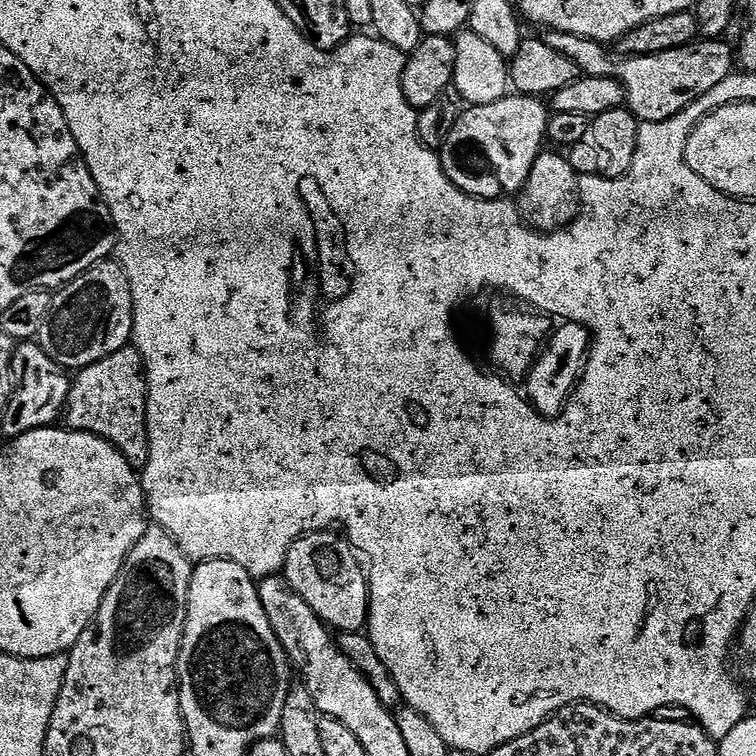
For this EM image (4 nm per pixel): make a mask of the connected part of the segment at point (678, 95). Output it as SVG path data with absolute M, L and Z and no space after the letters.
M547 29L542 36L550 50L558 50L558 54L566 54L570 62L580 68L584 76L610 76L619 80L624 87L626 107L637 120L649 124L669 120L686 106L690 106L702 94L714 90L718 73L716 73L717 41L701 39L688 43L684 47L668 49L652 55L629 55L616 65L616 60L607 52L605 45L598 40L587 40L574 34Z

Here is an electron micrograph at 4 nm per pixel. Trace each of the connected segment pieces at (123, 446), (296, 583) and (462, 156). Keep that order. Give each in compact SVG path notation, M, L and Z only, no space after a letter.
M135 346L123 348L75 373L68 389L67 427L101 436L133 466L143 466L148 460L147 396L144 359Z
M332 530L310 532L295 540L288 551L282 574L329 629L337 633L356 632L359 628L361 631L368 622L366 568L351 543L343 535L335 536L334 533Z
M509 94L498 102L490 102L490 106L469 107L460 117L451 121L448 136L438 150L442 170L458 190L468 196L477 196L483 200L499 200L512 198L527 184L534 174L532 168L540 156L540 147L544 144L544 135L548 132L550 112L544 109L545 101L535 96Z

